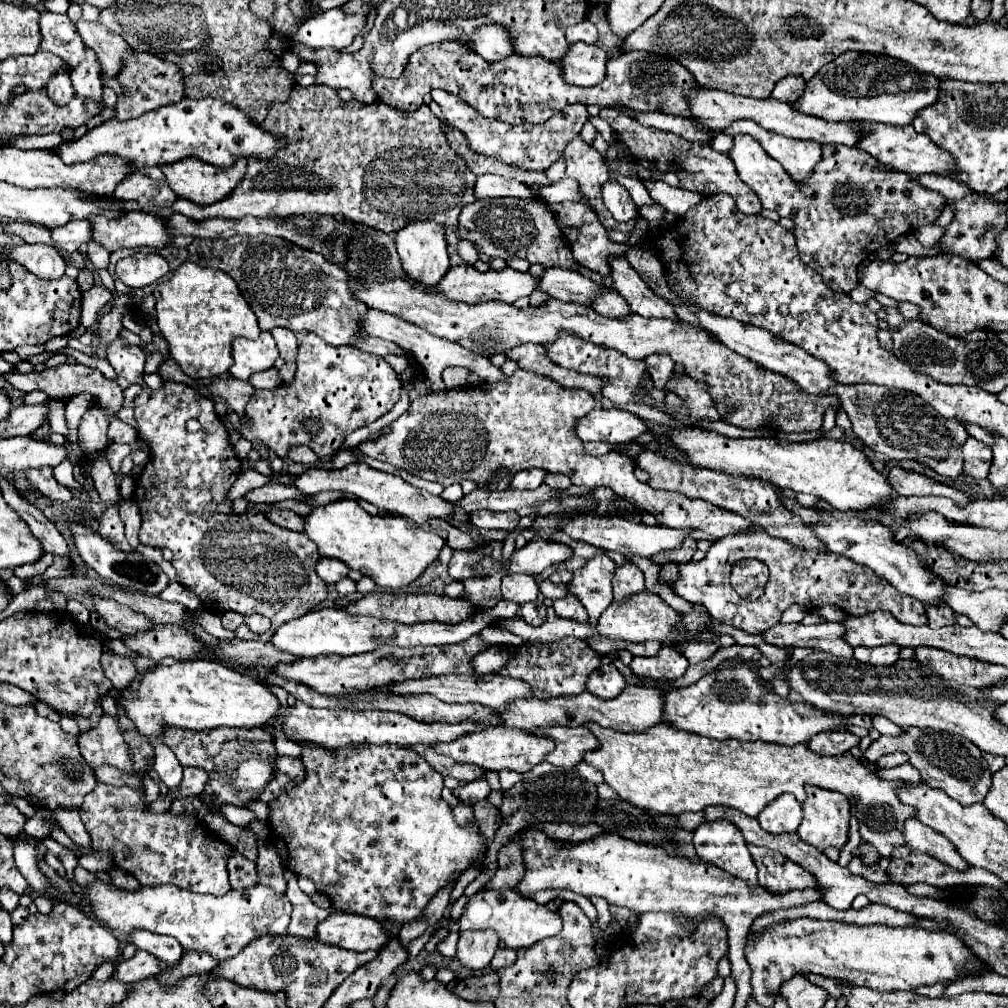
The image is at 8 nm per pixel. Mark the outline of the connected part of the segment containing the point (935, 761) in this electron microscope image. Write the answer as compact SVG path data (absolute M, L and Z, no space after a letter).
M904 728L900 736L886 736L882 734L878 740L870 744L866 750L866 760L876 762L884 754L904 752L908 754L908 762L922 774L924 782L932 788L944 790L950 798L958 800L962 806L972 806L978 802L984 802L986 794L992 788L992 774L988 770L986 760L982 758L982 752L976 744L962 736L952 736L948 732L938 732L934 728Z

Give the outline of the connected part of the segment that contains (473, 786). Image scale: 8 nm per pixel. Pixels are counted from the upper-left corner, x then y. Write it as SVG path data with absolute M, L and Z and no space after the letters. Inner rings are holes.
M485 779L474 780L459 786L453 790L454 795L466 804L474 804L477 801L486 799L490 794L491 788Z

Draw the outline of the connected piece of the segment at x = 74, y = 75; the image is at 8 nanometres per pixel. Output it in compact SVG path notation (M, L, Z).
M86 50L86 60L70 72L72 86L76 90L76 96L90 98L96 104L102 104L102 82L100 82L100 66L96 62L96 54L92 50Z

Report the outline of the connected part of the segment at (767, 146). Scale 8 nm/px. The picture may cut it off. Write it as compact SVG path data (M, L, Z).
M750 120L734 122L730 128L724 130L724 134L730 136L750 134L752 138L756 138L762 144L762 148L784 166L784 170L792 176L796 184L802 184L804 178L812 176L816 164L822 160L822 144L810 140L794 140L774 132L766 132L762 126Z

